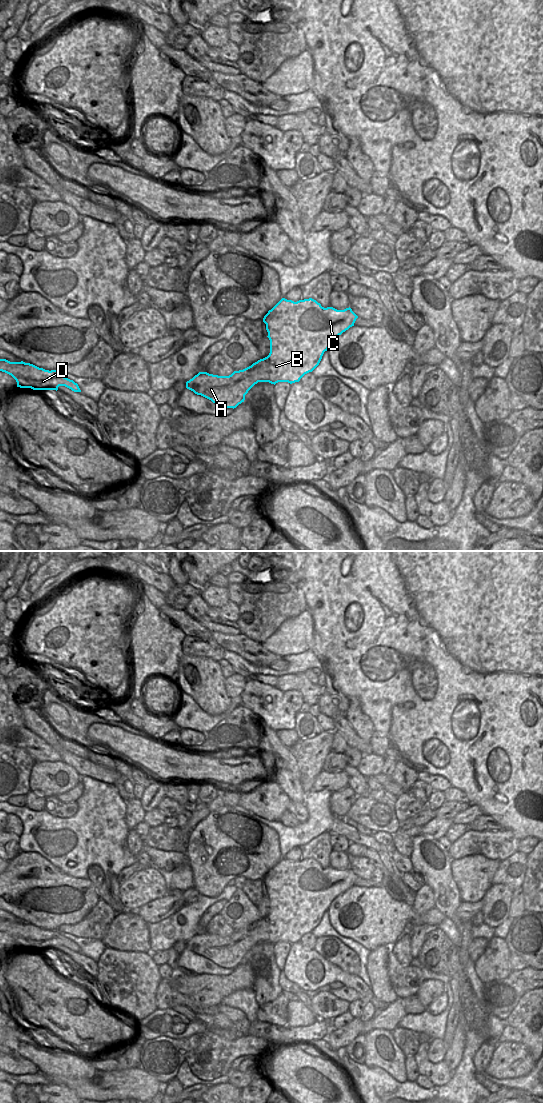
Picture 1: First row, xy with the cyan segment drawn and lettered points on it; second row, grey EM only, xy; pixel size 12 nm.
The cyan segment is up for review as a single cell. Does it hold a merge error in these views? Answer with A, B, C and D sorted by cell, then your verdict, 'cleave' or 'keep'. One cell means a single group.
groups A B C D; keep

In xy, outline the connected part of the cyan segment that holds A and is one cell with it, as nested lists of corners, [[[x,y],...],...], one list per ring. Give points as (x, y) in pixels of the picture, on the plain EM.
[[[282,858],[263,878],[270,900],[270,913],[267,917],[243,930],[234,931],[229,936],[199,932],[186,942],[186,948],[220,967],[234,969],[244,962],[245,955],[258,942],[274,945],[278,942],[299,942],[305,934],[319,925],[333,900],[354,886],[357,878],[350,867],[337,870],[333,867],[324,868],[312,858],[297,862]]]

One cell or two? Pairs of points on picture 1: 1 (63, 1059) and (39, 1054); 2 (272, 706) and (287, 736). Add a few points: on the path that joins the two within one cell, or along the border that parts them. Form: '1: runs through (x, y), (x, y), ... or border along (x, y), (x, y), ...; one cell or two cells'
1: runs through (57, 1059), (49, 1059), (45, 1056); one cell
2: border along (293, 728), (276, 731); two cells

